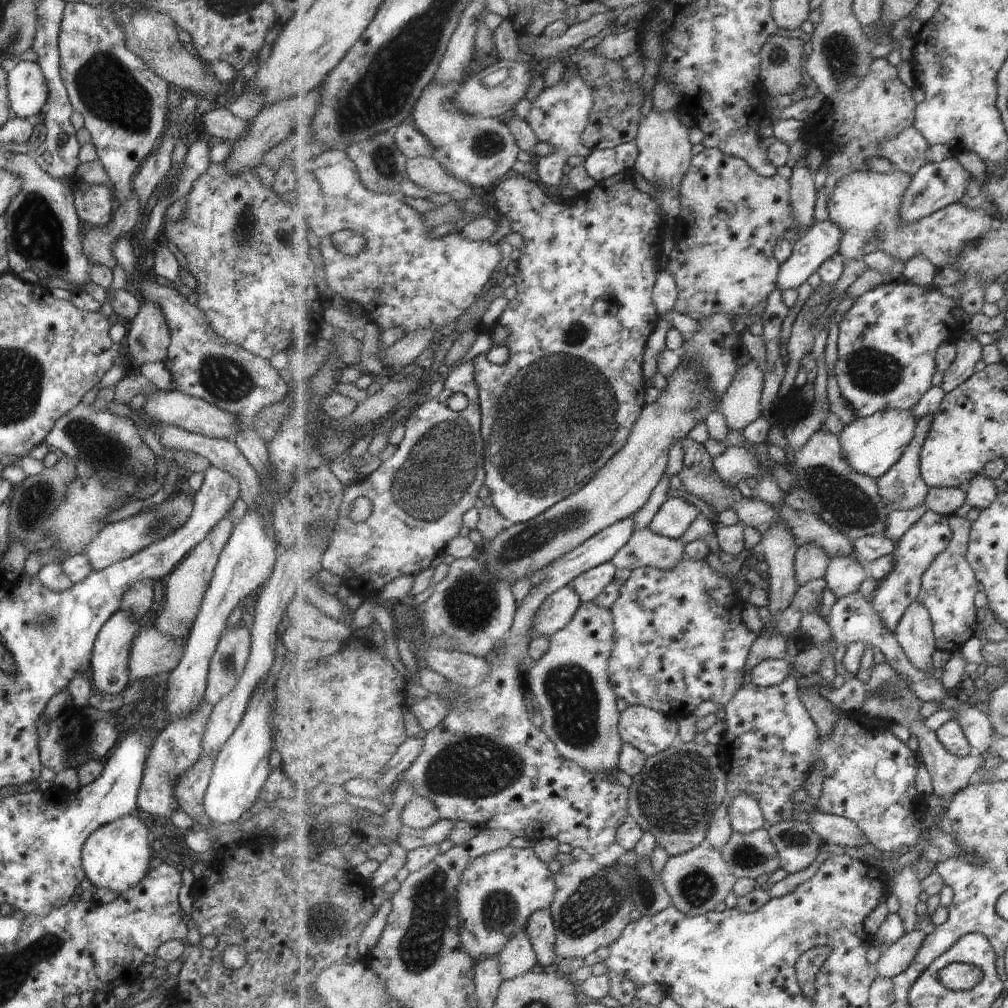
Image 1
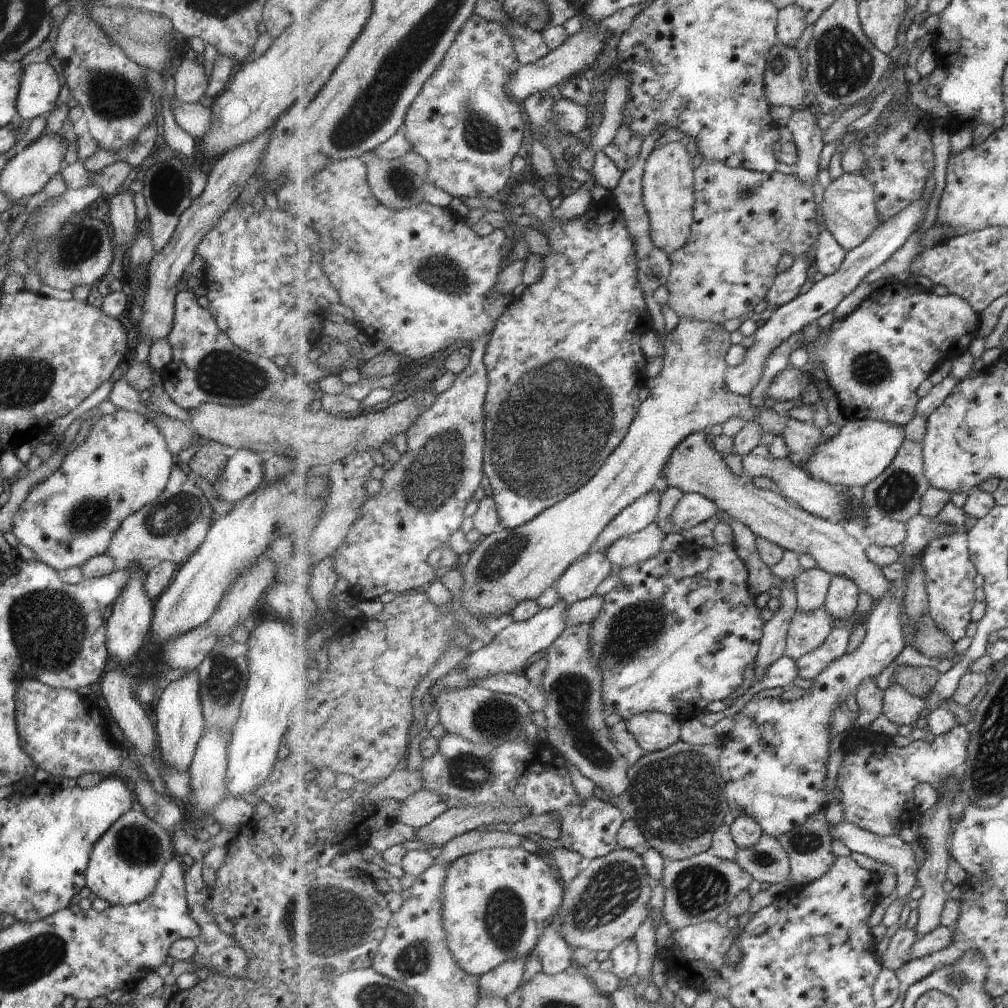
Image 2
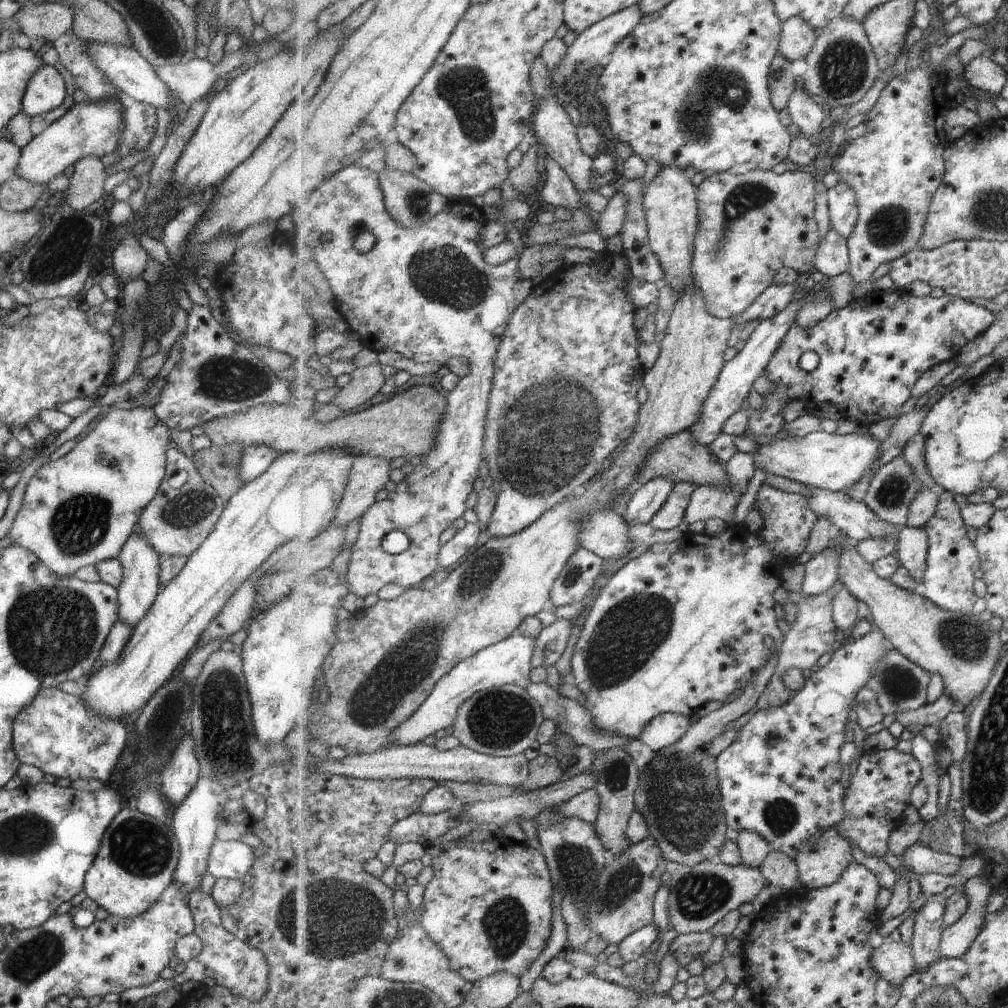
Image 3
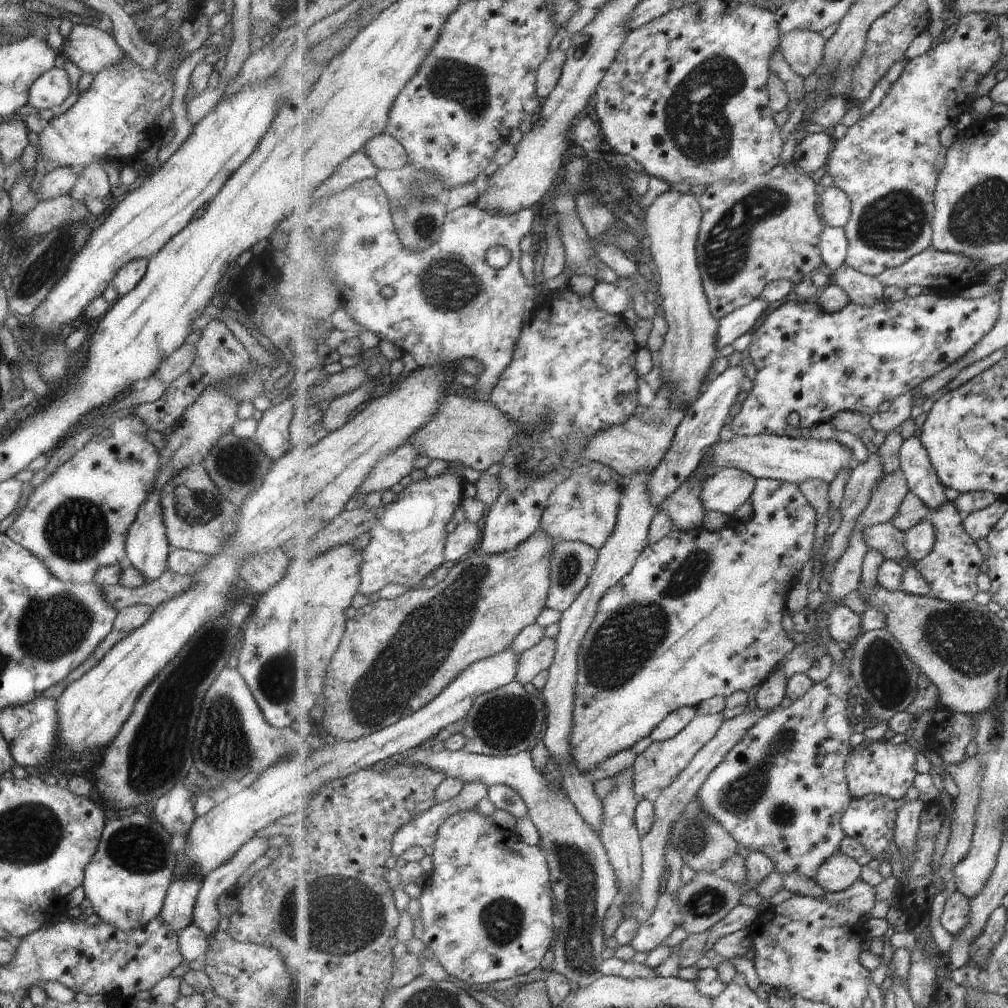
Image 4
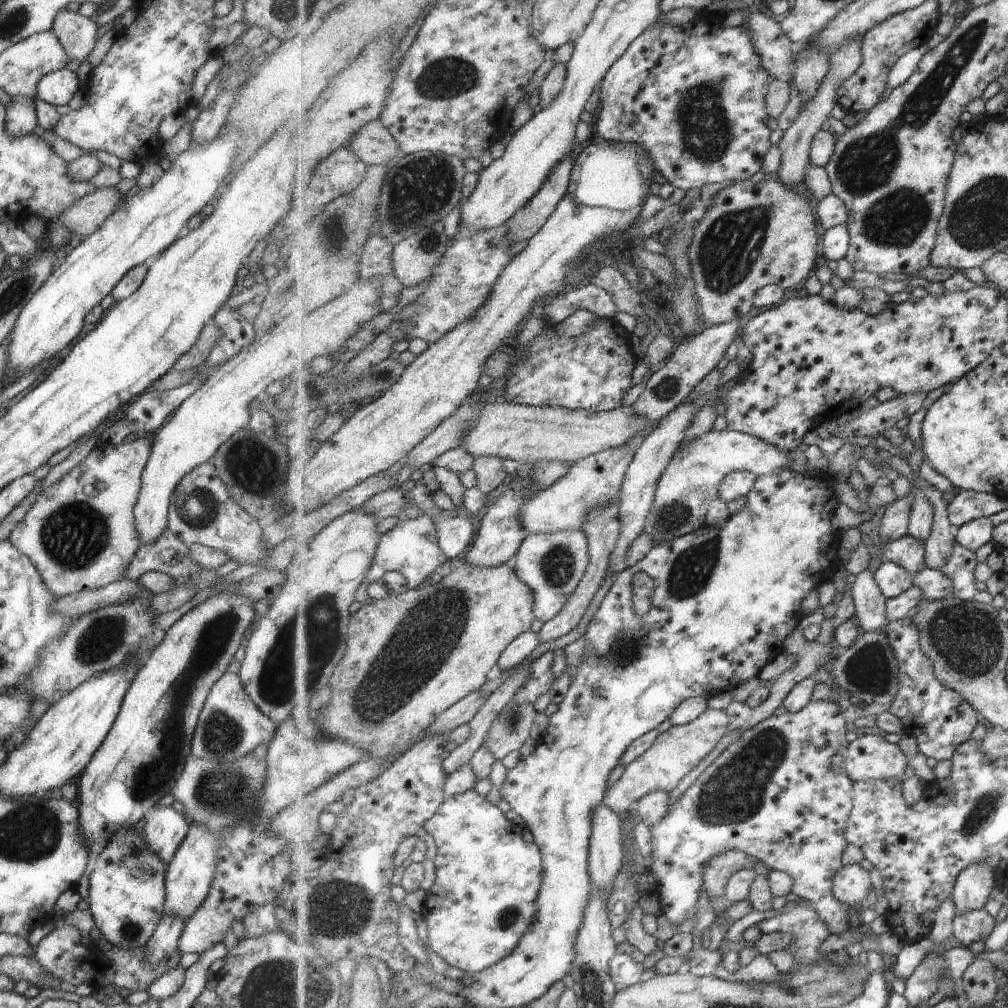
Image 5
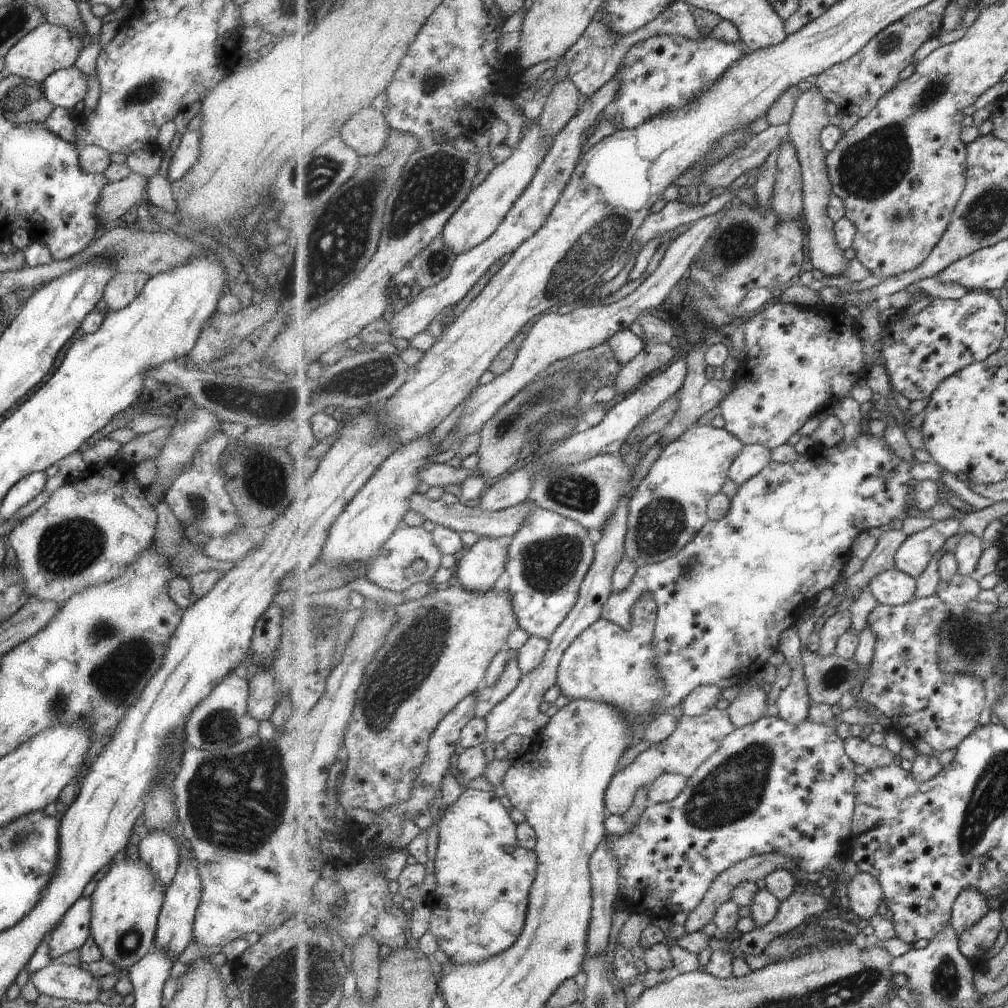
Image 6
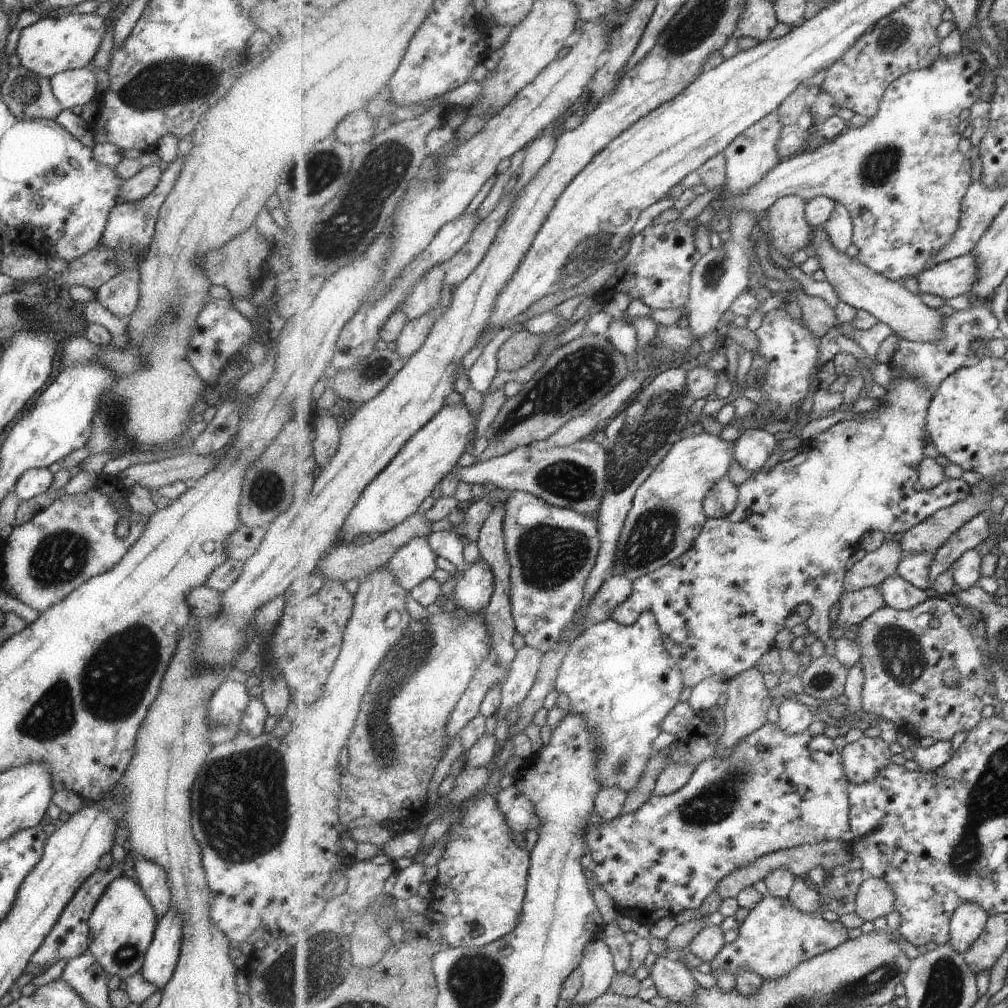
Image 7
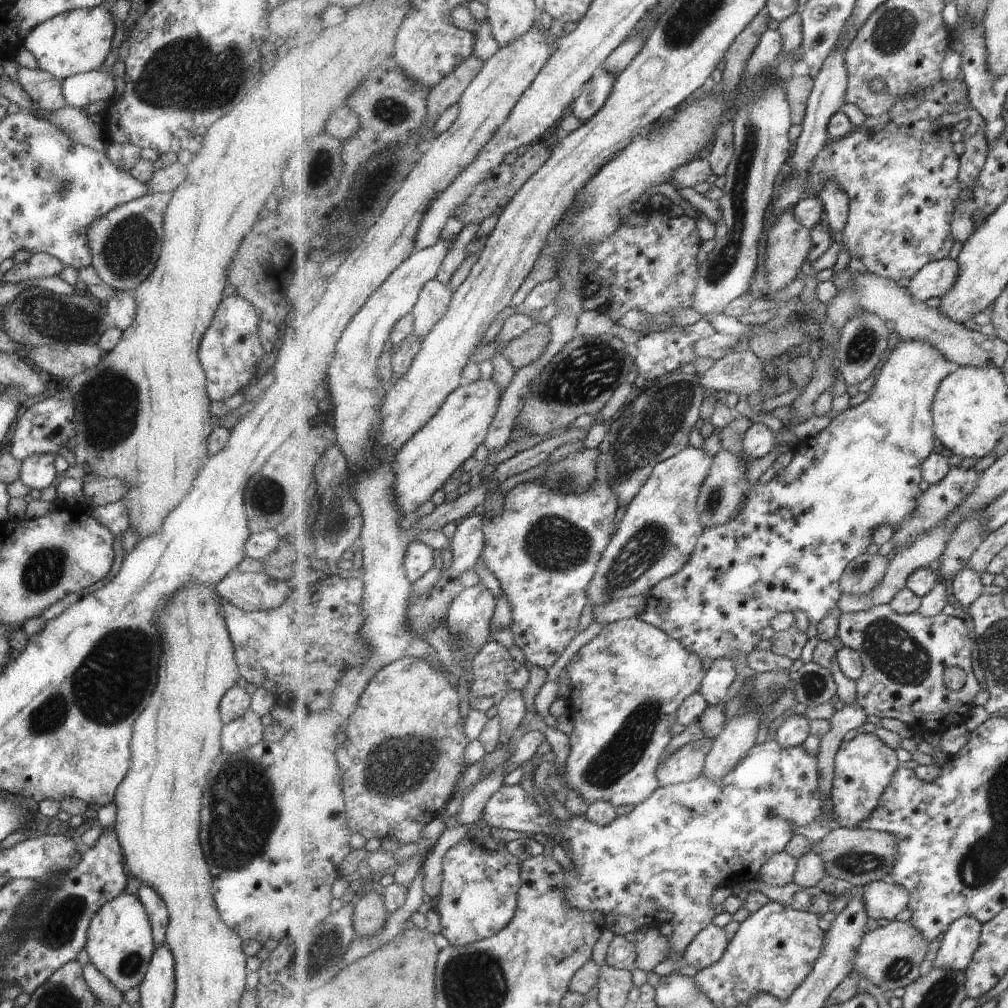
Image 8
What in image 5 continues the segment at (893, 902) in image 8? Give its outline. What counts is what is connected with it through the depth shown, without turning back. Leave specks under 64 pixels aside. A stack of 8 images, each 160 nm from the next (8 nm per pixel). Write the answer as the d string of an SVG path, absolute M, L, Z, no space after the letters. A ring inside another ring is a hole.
M859 864L843 865L834 878L834 895L842 904L857 907L871 894L873 880L869 870Z

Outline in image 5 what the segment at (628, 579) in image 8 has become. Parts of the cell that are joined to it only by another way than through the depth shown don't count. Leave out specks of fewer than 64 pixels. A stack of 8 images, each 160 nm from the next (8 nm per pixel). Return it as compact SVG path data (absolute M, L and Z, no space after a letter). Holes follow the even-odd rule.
M710 430L681 445L660 478L643 533L648 534L654 548L664 542L698 531L706 524L706 516L714 500L720 498L722 480L735 471L761 475L778 472L789 466L789 452L780 451L771 443L747 433Z

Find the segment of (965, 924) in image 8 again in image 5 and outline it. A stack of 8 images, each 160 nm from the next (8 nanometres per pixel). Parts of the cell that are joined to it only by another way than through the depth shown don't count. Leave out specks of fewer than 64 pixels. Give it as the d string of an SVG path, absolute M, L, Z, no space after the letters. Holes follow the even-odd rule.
M975 863L963 870L955 883L952 898L958 914L985 908L991 890L998 884L998 874L988 863Z

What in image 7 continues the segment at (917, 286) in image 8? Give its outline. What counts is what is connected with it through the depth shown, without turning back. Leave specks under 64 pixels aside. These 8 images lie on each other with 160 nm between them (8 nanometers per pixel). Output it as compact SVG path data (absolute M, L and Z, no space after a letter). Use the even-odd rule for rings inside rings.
M973 254L943 262L926 269L919 278L919 292L938 295L943 299L966 295L979 282L979 264Z

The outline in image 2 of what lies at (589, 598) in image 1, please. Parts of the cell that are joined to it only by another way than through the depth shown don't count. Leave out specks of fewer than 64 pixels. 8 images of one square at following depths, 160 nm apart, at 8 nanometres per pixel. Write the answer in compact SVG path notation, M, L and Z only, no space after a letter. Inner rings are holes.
M591 552L566 570L555 582L561 600L568 605L595 595L599 584L611 576L614 564L605 553Z

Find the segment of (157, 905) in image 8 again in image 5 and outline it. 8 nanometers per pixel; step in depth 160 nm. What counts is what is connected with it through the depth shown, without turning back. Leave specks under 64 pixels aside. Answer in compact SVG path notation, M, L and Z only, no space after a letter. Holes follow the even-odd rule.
M171 806L154 808L146 817L142 837L147 848L167 864L179 843L185 838L189 822L183 813L177 813Z

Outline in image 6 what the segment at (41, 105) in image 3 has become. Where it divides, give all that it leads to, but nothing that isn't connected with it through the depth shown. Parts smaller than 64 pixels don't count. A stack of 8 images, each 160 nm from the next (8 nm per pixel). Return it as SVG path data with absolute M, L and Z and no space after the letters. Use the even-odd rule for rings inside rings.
M75 66L51 72L41 83L43 97L51 106L71 109L84 100L87 92L87 75Z

